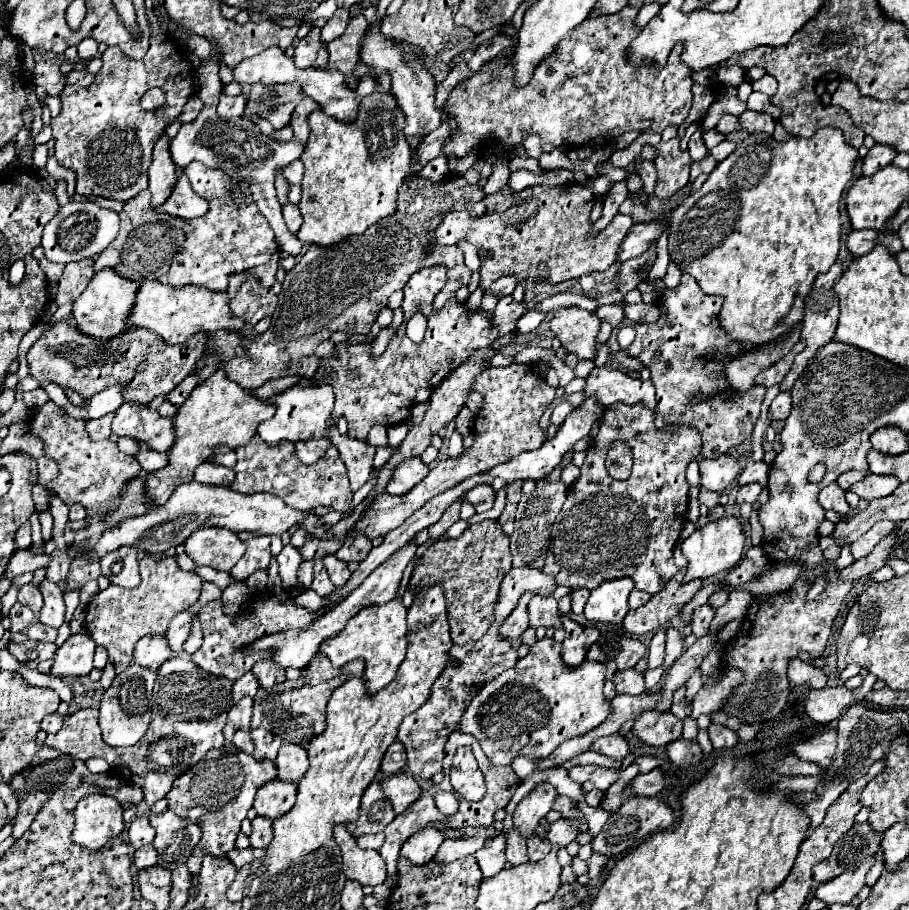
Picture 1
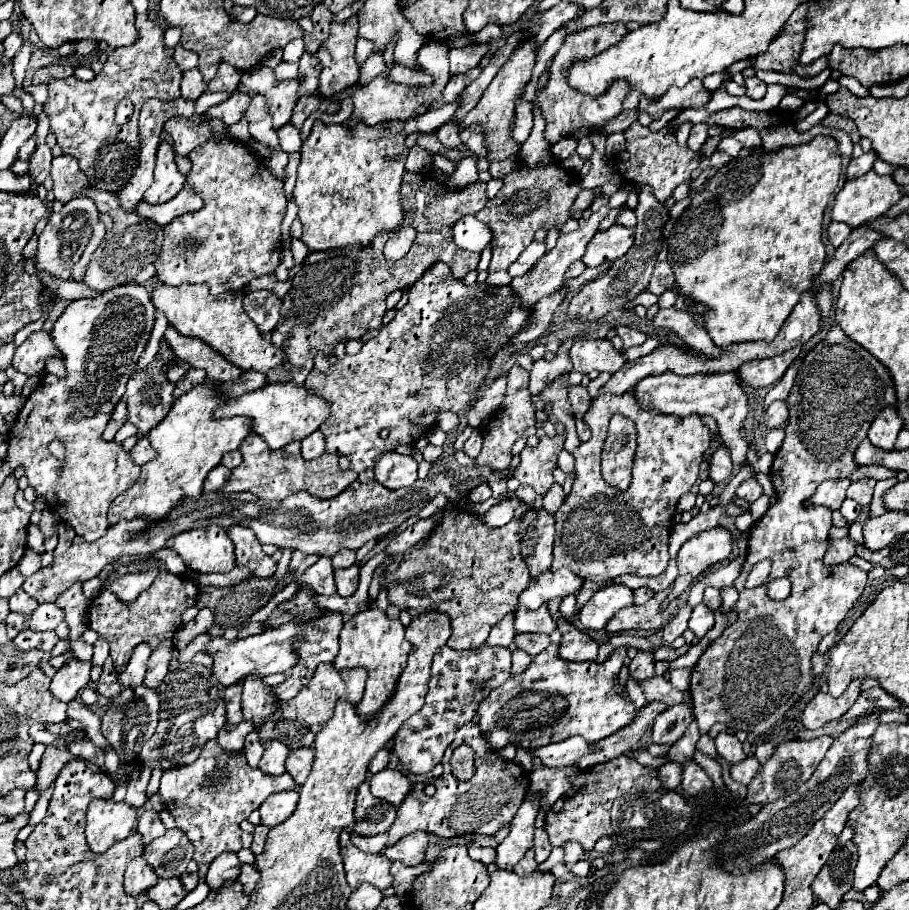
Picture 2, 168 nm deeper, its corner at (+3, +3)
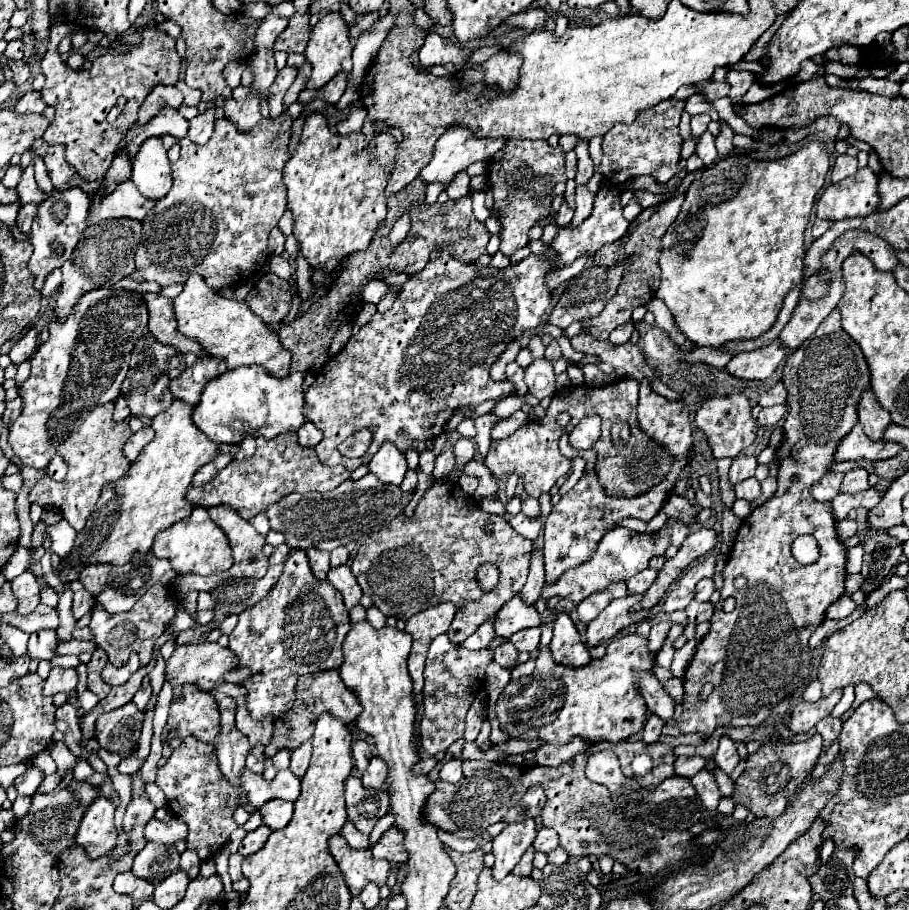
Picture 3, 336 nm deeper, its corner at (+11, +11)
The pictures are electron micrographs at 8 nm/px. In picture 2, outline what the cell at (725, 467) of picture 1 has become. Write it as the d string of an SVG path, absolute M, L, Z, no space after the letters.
M720 447L710 463L710 479L714 483L722 483L730 477L732 473L732 459L730 459L730 451L728 447Z

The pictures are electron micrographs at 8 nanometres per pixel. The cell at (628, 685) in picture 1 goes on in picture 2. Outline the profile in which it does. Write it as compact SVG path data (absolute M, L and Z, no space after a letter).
M652 677L650 681L642 681L640 687L644 689L648 701L664 701L668 707L682 703L688 695L688 691L676 689L666 677Z

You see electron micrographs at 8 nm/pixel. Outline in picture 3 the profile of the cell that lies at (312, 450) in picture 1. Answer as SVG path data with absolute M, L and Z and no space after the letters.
M306 421L300 429L298 429L298 443L302 447L316 447L322 441L322 431L316 429L310 421Z

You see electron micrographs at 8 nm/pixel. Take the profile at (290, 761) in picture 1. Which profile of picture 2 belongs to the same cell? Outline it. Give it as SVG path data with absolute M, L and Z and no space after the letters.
M310 747L294 749L286 759L286 771L294 777L298 785L302 785L308 779L308 773L312 771L312 761L314 761L314 751Z

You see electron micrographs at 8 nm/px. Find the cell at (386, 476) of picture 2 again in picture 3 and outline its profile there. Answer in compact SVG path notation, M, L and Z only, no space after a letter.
M384 443L378 453L368 463L370 473L374 473L382 483L400 485L404 481L404 475L408 471L406 457L402 451L398 451L392 443Z

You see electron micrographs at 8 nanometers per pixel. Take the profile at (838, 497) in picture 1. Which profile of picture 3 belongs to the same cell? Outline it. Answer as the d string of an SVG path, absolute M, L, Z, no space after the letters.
M826 473L814 487L812 487L812 495L816 501L820 503L826 503L826 501L832 501L838 493L840 493L840 483L842 483L842 473Z

